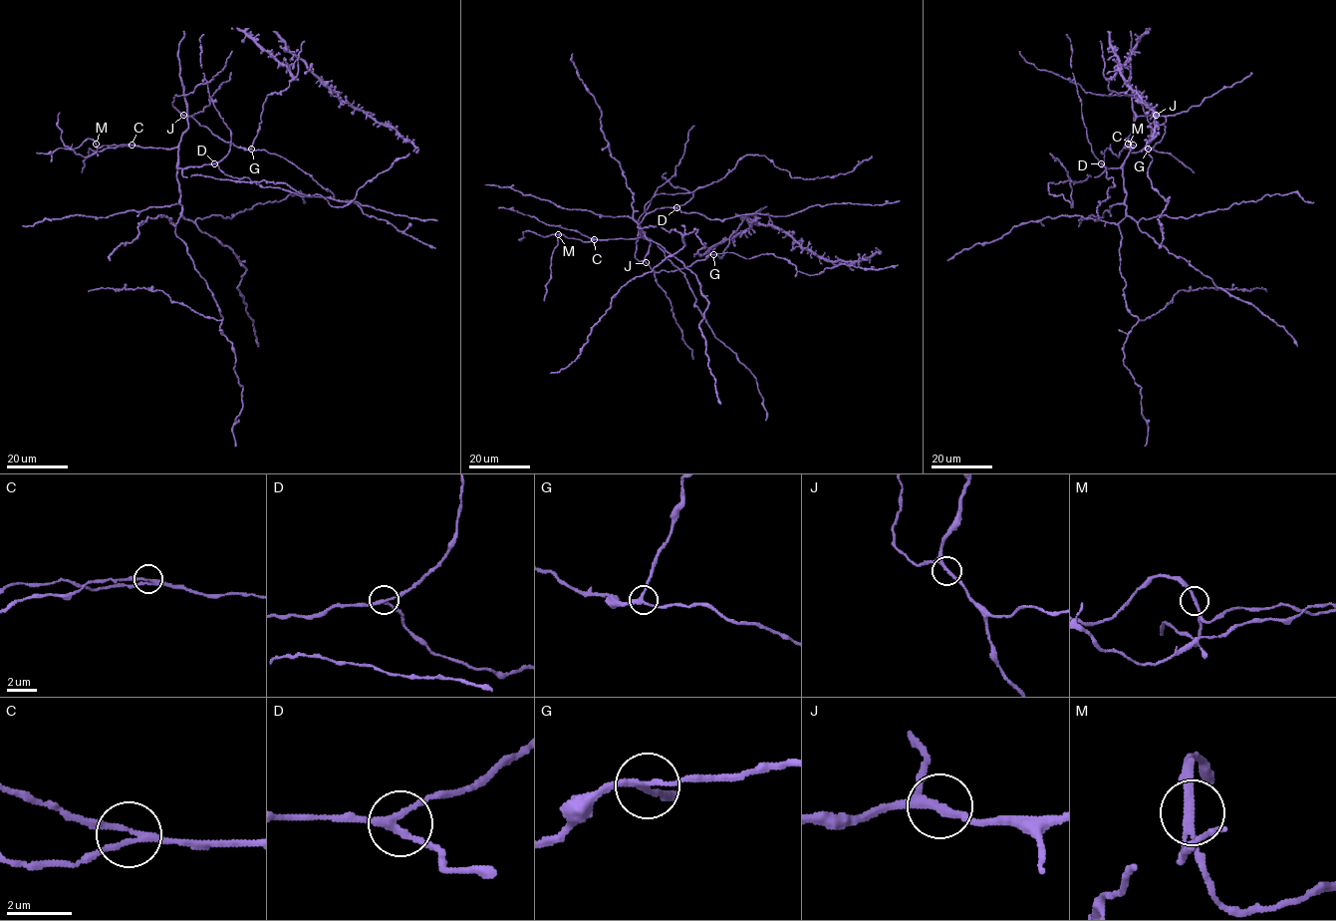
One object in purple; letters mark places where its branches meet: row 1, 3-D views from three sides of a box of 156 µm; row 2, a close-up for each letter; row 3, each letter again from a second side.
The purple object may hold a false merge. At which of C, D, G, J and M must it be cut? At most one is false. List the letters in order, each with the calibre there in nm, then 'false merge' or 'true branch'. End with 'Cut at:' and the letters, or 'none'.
C: 190 nm | true branch
D: 200 nm | true branch
G: 180 nm | true branch
J: 200 nm | true branch
M: 190 nm | false merge
Cut at: M

